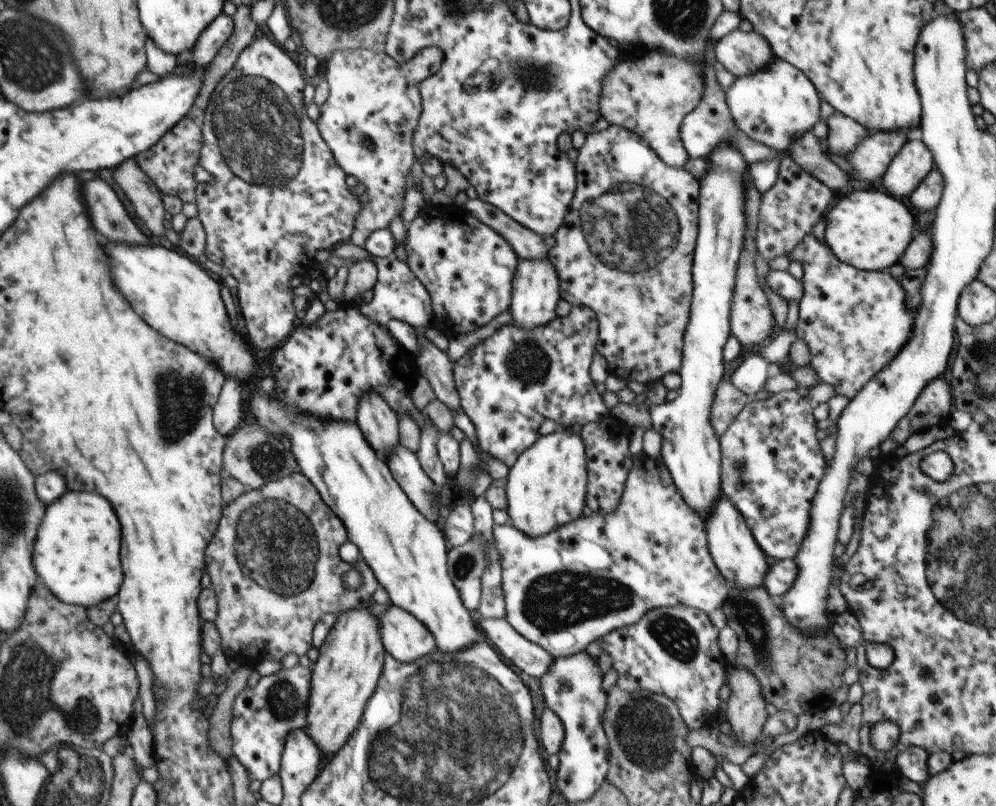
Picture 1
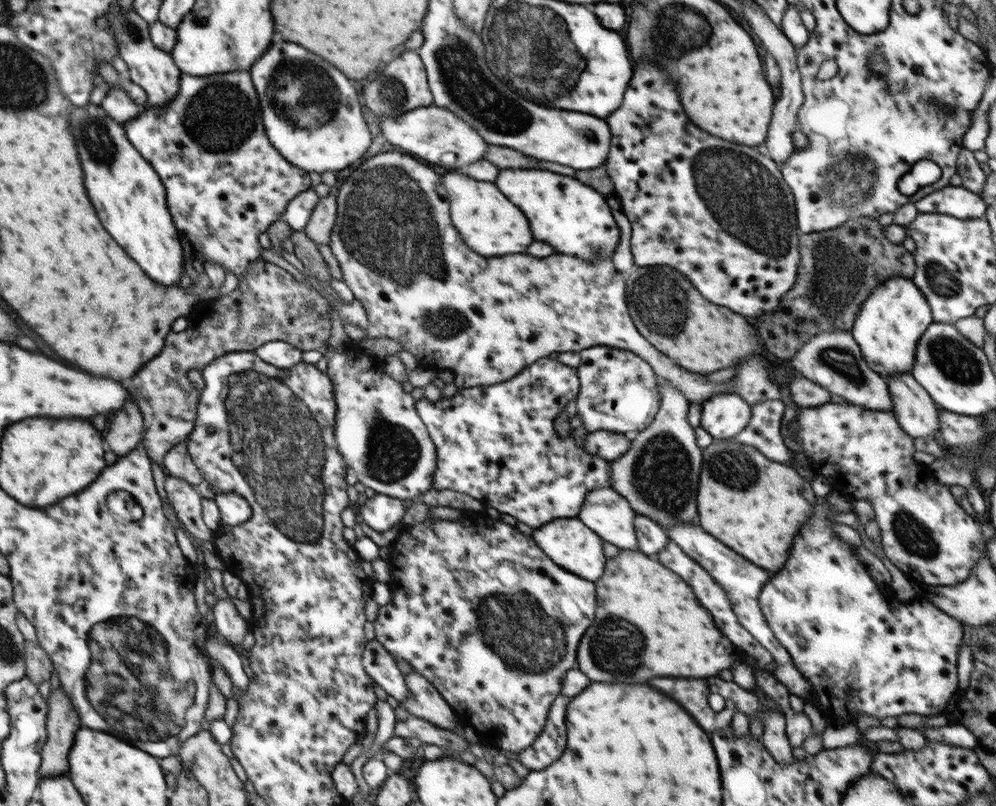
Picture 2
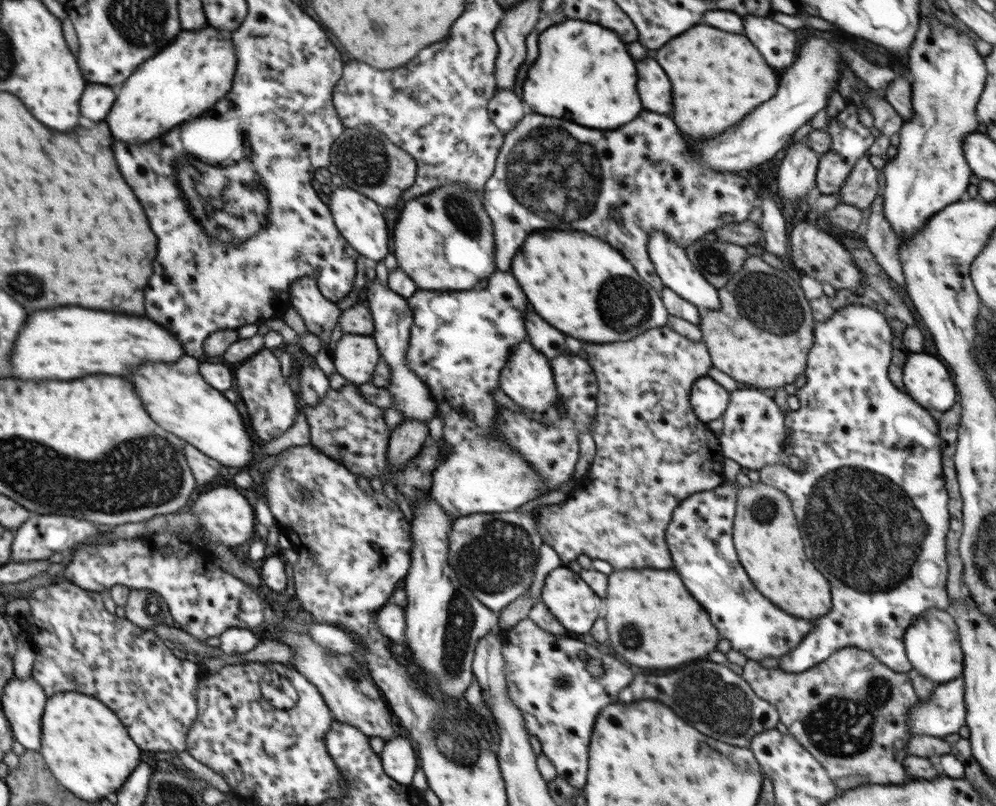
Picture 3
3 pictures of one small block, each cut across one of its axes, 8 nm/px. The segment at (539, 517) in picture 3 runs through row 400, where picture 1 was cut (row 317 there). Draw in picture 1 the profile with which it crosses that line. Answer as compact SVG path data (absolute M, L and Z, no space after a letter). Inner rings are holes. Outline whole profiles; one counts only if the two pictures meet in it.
M609 126L601 132L588 133L586 142L579 149L575 168L576 180L578 180L576 192L573 194L572 204L562 222L562 227L558 228L553 235L555 244L547 257L552 262L560 280L560 298L572 306L586 306L596 312L599 325L596 351L606 359L609 373L624 381L636 381L648 386L652 382L657 382L658 379L662 380L663 376L670 372L679 373L680 371L684 332L689 324L694 289L692 268L699 228L699 182L683 168L674 168L664 164L638 134L620 126Z

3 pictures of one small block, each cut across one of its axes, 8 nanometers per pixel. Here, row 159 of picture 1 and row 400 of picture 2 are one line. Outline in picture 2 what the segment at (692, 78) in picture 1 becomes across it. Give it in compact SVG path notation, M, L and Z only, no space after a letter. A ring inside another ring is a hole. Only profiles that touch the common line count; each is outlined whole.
M658 377L657 386L661 402L654 420L632 436L630 448L622 456L610 461L610 471L612 488L628 500L636 514L658 522L668 534L674 520L694 520L698 516L696 490L702 451L687 419L690 403L686 396L668 379Z

